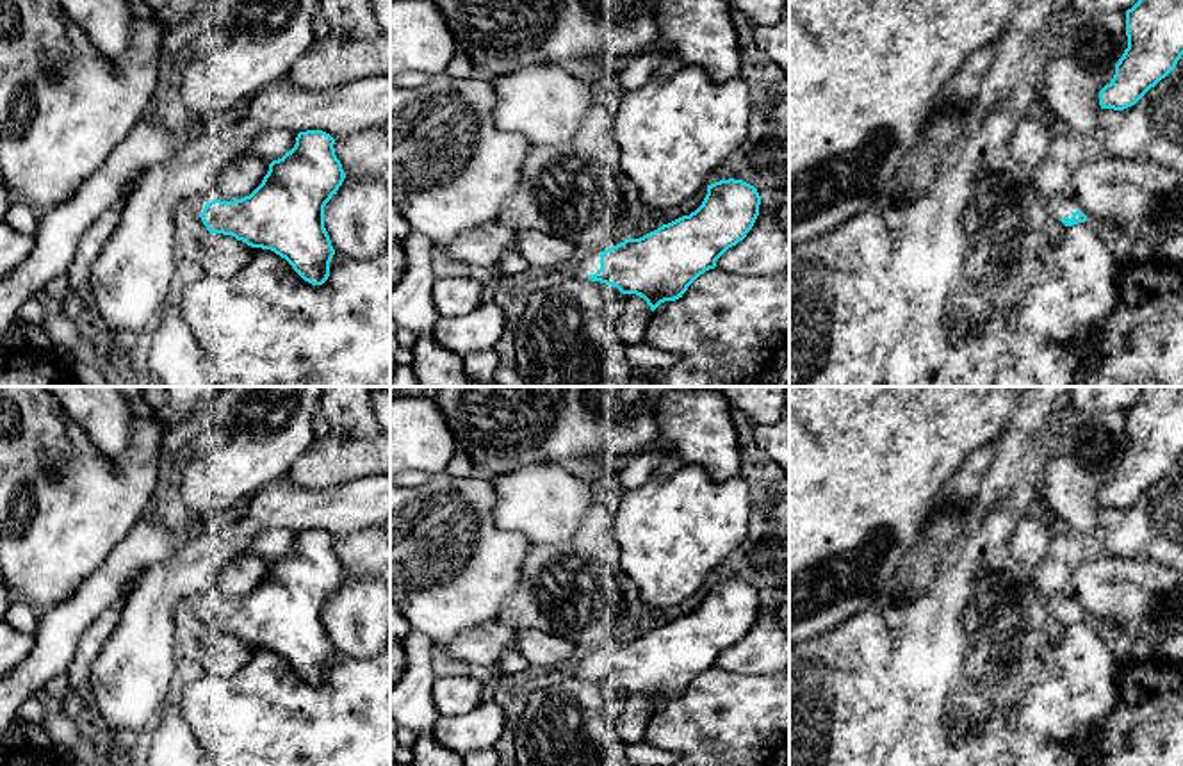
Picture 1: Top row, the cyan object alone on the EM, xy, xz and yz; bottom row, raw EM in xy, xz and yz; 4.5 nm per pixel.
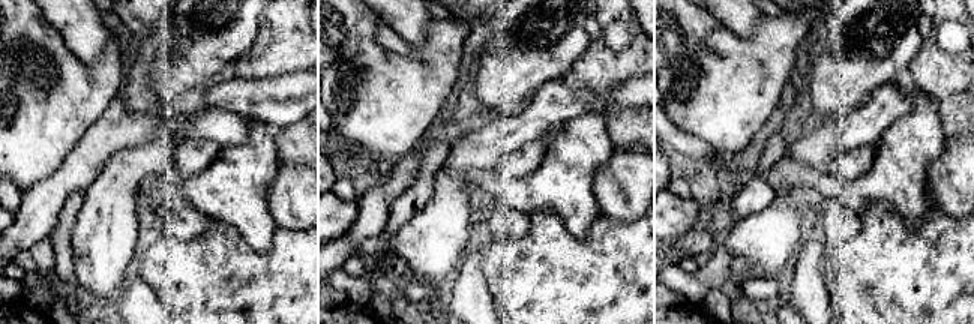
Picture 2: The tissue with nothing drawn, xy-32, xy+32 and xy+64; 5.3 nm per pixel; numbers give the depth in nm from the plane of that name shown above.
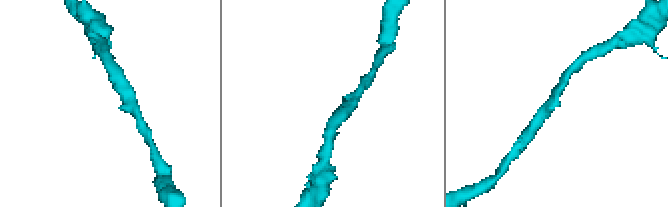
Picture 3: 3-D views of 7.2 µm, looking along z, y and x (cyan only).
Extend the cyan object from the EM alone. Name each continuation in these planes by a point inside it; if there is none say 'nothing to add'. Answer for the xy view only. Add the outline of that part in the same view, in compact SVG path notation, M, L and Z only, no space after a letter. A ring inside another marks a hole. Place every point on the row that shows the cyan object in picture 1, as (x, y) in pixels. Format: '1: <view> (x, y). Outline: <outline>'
1: xy (195, 205). Outline: M185 198L182 201L182 205L187 207L194 216L200 217L207 203L203 200L198 200L198 198Z

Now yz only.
1: yz (1062, 207). Outline: M1062 194L1062 196L1058 196L1057 200L1051 201L1051 210L1053 210L1055 217L1060 221L1062 217L1069 217L1071 219L1073 214L1076 210L1081 210L1081 208L1074 200L1071 200L1071 198Z

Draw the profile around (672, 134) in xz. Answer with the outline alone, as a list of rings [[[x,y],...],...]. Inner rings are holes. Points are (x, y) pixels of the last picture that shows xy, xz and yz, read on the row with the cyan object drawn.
[[[684,66],[672,78],[624,93],[613,130],[620,146],[620,166],[636,185],[645,207],[673,208],[707,185],[713,171],[748,135],[748,84],[743,77],[713,82],[698,66]]]

